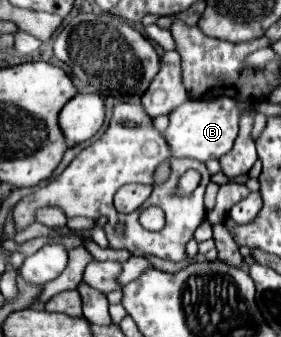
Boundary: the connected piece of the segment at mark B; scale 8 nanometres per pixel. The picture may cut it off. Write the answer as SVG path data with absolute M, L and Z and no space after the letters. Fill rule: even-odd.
M218 96L212 100L194 100L182 104L169 115L170 123L164 132L164 138L170 142L174 156L196 158L208 162L210 158L220 158L232 150L232 144L238 136L240 108L230 96ZM186 124L186 126L184 126Z

